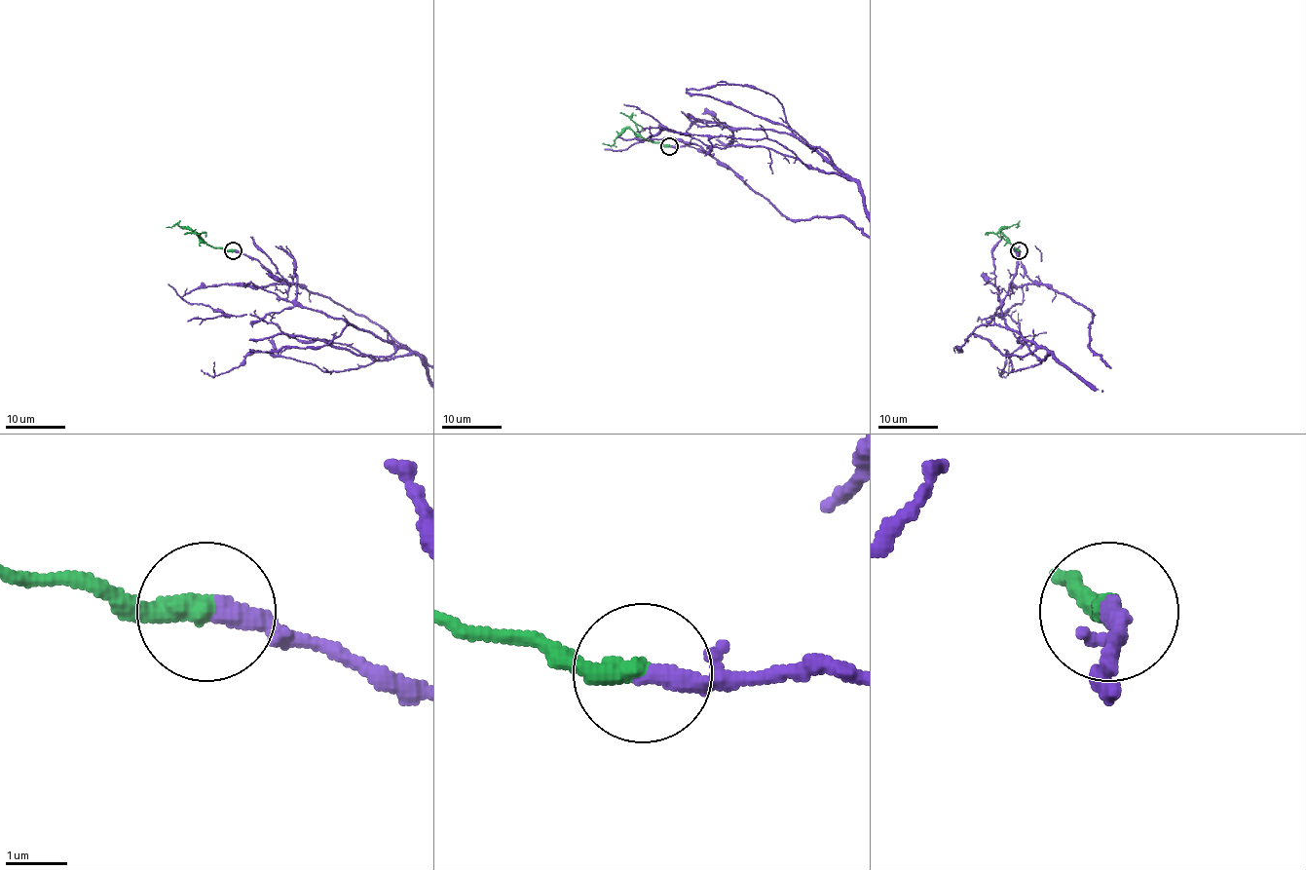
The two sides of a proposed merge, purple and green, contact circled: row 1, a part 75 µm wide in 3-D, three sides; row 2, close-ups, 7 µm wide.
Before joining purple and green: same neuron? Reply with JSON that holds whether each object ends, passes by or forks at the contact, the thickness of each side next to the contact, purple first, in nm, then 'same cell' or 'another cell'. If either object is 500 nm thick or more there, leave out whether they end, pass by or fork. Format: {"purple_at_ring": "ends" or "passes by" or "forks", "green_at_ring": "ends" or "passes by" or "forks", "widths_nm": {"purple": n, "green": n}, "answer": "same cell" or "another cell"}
{"purple_at_ring": "ends", "green_at_ring": "ends", "widths_nm": {"purple": 320, "green": 400}, "answer": "same cell"}

